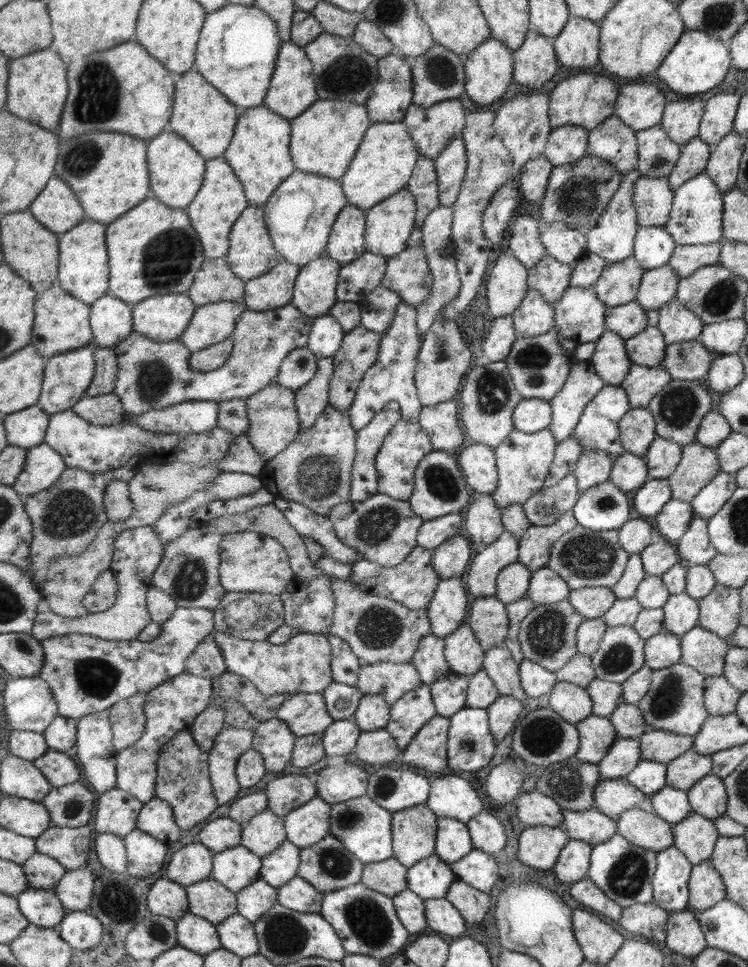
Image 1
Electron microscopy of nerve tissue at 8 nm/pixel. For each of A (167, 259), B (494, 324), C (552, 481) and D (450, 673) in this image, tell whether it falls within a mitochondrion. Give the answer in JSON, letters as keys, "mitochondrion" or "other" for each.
{"A":"mitochondrion","B":"other","C":"other","D":"other"}

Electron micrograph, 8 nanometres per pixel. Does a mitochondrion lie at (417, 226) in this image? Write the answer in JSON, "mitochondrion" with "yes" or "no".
{"mitochondrion":"no"}

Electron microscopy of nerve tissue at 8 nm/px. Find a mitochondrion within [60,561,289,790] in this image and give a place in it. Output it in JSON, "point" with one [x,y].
{"point":[98,678]}

